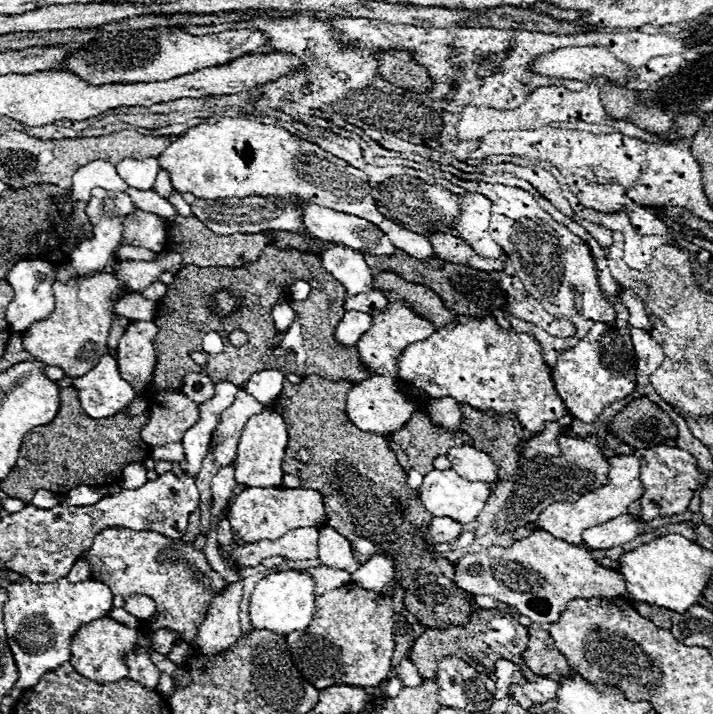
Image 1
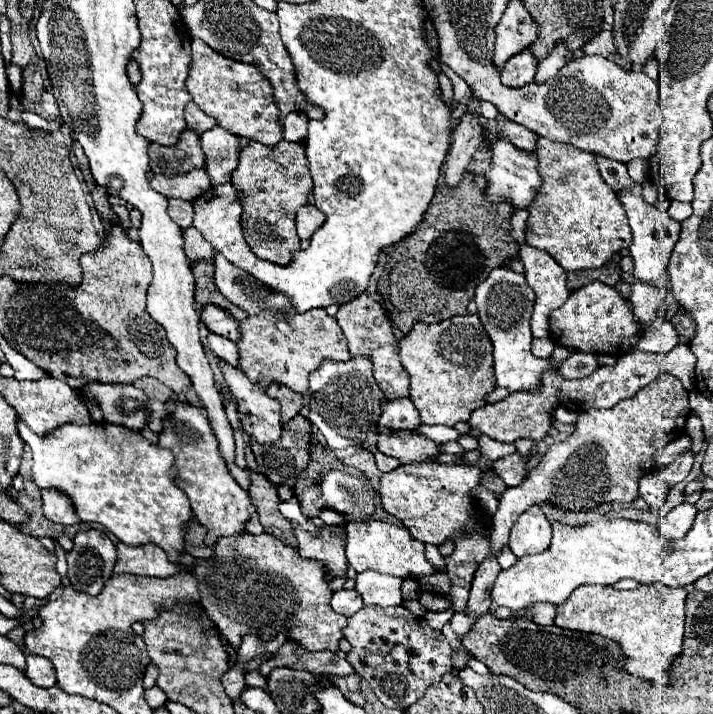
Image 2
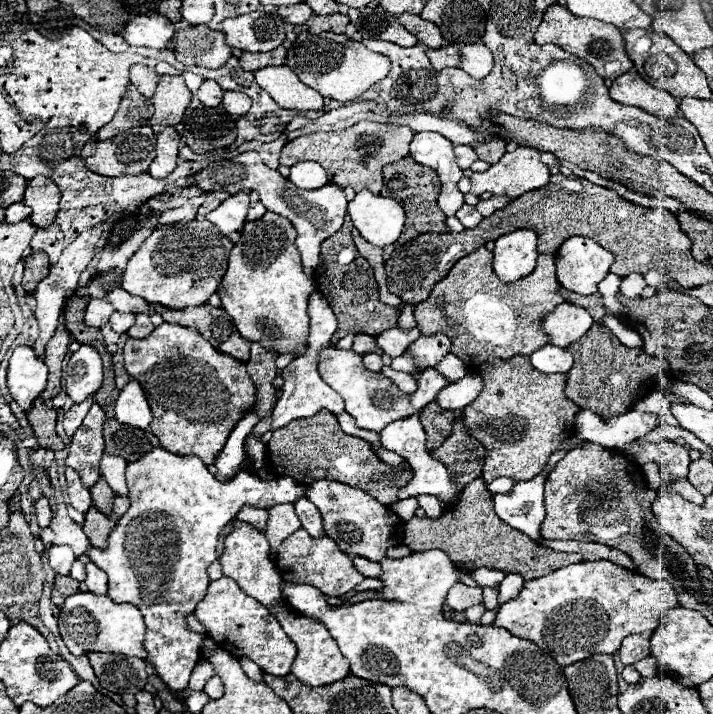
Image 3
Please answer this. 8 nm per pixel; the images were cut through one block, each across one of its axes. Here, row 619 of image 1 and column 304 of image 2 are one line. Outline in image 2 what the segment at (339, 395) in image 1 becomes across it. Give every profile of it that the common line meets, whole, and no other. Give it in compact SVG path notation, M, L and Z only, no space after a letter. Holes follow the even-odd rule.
M298 414L296 418L292 418L284 428L282 428L282 436L276 444L256 444L256 440L250 442L252 452L256 456L258 462L258 472L264 474L272 484L276 486L288 486L294 488L294 482L298 480L298 476L304 472L308 460L310 460L310 448L312 448L312 422L308 418L304 418L302 414Z

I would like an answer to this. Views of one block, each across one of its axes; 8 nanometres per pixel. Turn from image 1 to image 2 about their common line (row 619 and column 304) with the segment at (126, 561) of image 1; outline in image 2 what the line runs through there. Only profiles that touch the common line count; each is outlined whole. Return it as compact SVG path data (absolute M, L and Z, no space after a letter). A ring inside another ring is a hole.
M286 140L276 146L250 142L240 152L240 162L232 172L232 182L238 190L242 190L242 226L252 252L274 264L288 264L292 252L300 250L294 216L298 208L306 204L306 198L314 188L304 148Z

